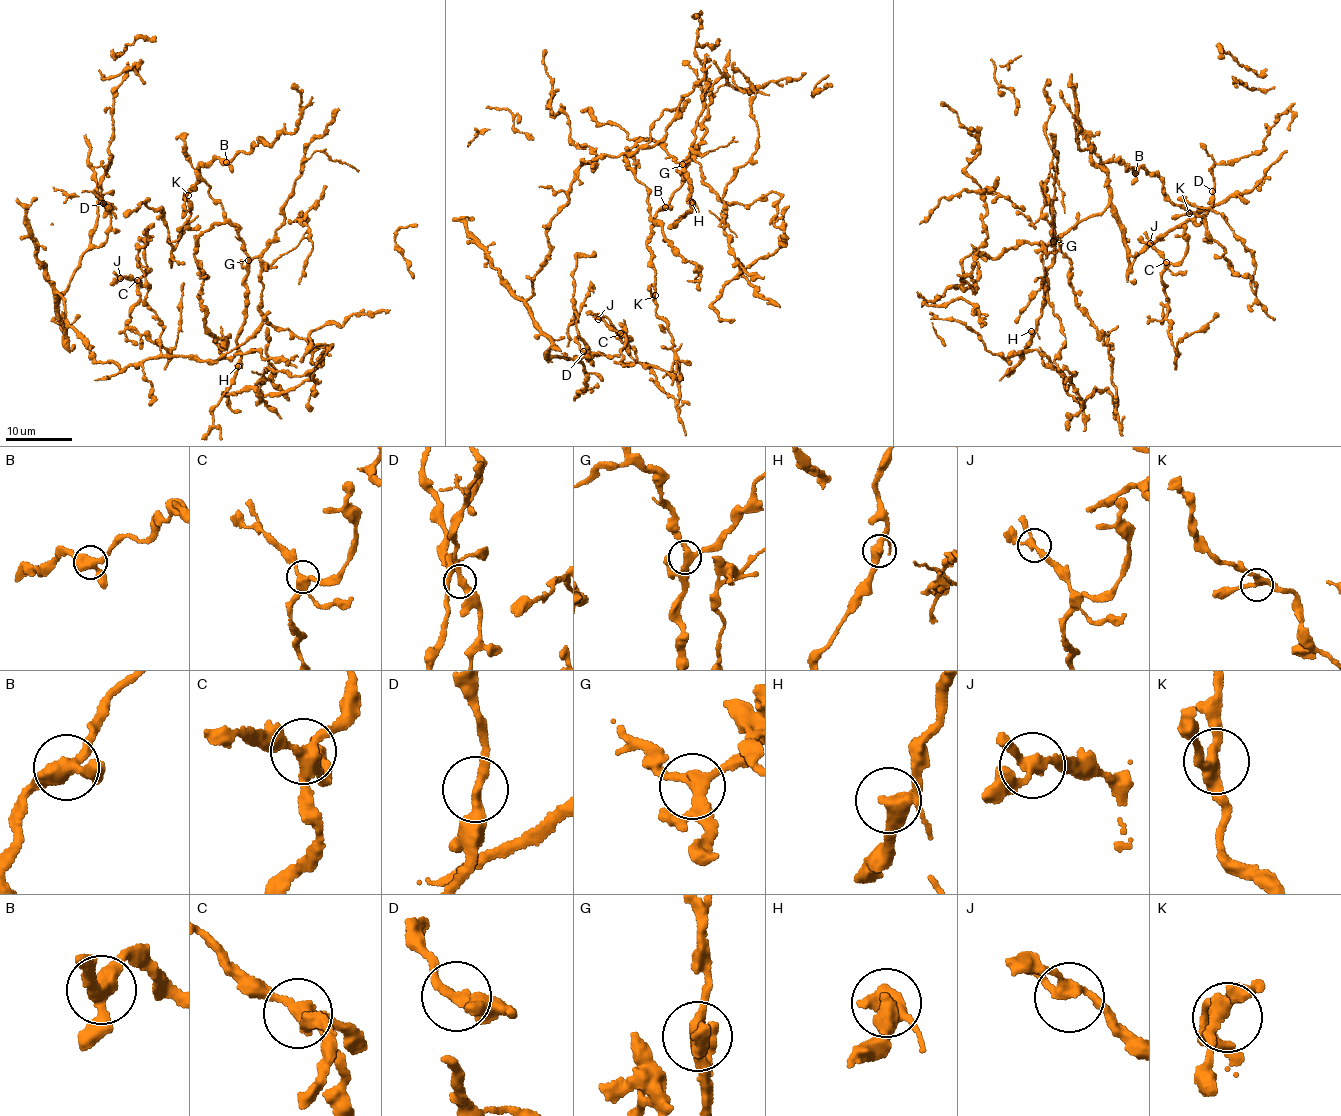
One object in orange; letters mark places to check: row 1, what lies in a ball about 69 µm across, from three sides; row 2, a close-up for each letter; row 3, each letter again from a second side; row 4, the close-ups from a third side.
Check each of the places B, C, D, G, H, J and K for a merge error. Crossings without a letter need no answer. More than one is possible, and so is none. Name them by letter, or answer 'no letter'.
no letter

